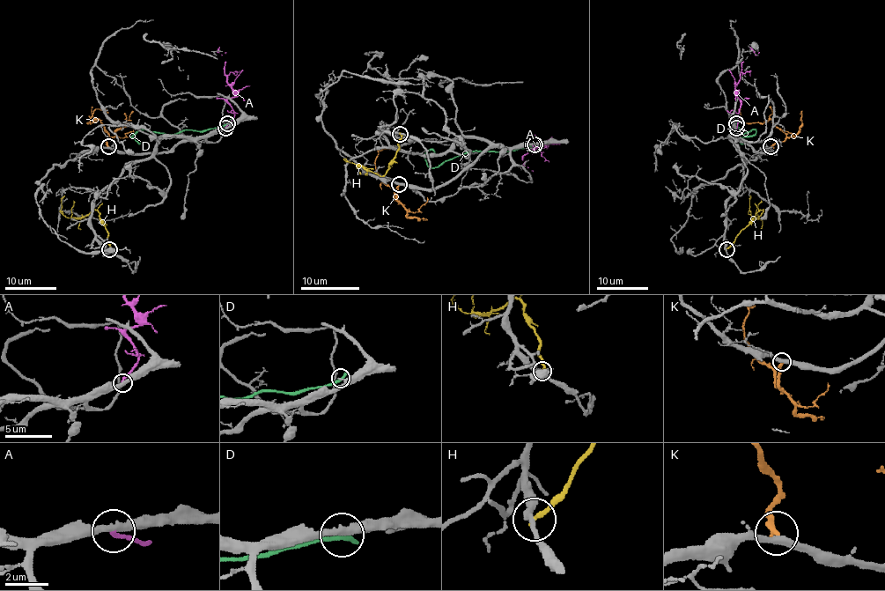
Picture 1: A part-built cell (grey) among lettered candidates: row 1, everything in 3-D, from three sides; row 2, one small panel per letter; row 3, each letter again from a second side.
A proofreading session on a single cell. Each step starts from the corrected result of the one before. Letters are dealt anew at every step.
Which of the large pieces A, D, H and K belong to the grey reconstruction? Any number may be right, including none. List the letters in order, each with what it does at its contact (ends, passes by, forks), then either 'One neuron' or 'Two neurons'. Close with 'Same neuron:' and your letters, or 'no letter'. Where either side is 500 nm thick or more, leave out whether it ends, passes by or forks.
A: It ends there. Two neurons
D: It ends there. Two neurons
H: It ends there. Two neurons
K: It ends there. One neuron
Same neuron: K

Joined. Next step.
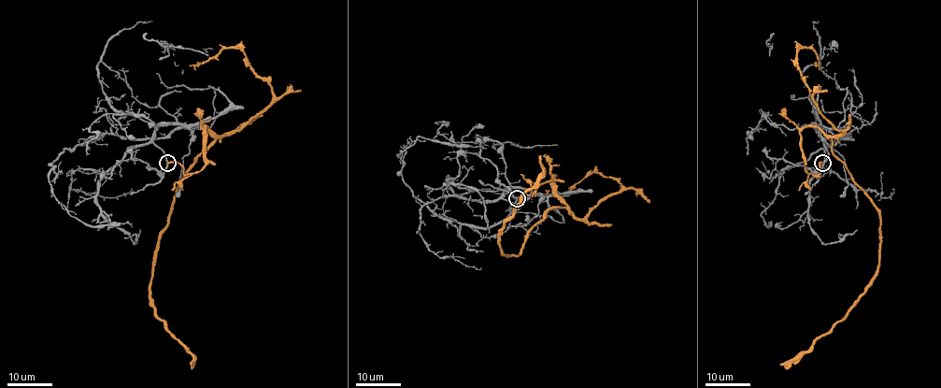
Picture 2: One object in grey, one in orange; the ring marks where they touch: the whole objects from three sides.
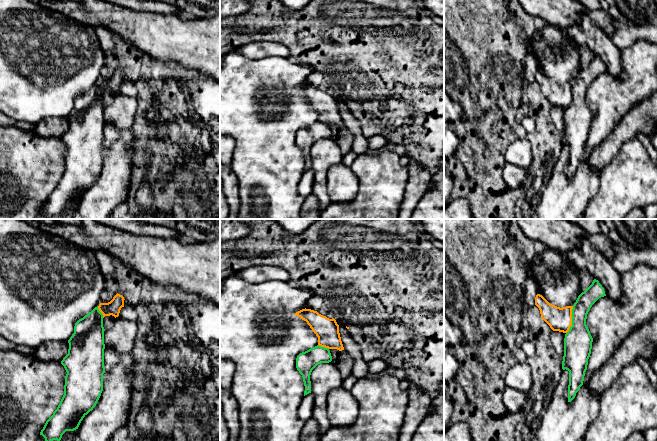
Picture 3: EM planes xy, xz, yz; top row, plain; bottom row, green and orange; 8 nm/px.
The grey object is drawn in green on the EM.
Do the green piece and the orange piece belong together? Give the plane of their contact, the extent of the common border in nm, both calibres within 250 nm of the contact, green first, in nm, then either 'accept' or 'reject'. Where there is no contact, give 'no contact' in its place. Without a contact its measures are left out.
meets green in yz; contact 240 nm long; 220 nm thick on the green side, 190 nm on the other; reject

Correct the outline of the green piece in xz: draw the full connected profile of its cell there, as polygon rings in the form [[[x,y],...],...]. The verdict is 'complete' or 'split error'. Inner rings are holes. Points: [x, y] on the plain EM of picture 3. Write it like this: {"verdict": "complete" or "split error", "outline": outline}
{"verdict": "complete", "outline": [[[319,121],[300,129],[296,134],[296,144],[303,153],[304,172],[311,169],[310,151],[312,146],[321,139],[332,137],[330,126]]]}

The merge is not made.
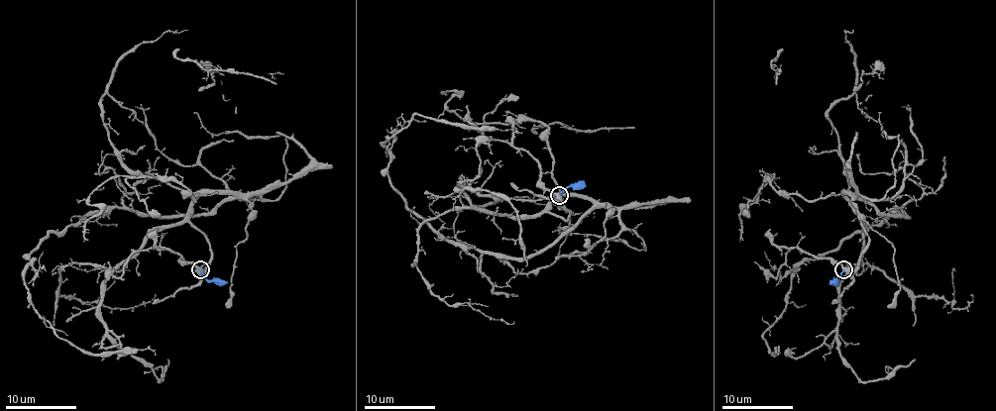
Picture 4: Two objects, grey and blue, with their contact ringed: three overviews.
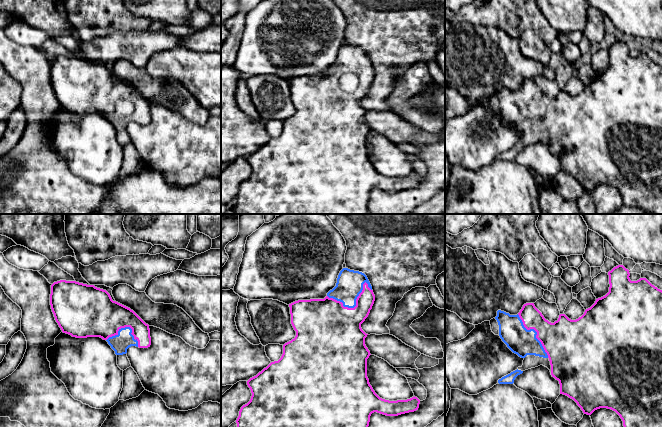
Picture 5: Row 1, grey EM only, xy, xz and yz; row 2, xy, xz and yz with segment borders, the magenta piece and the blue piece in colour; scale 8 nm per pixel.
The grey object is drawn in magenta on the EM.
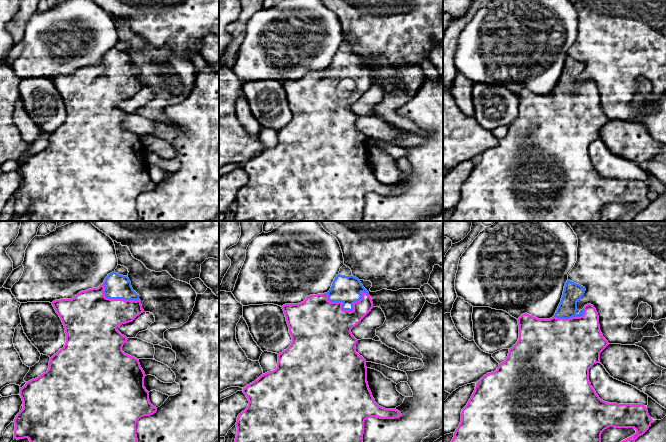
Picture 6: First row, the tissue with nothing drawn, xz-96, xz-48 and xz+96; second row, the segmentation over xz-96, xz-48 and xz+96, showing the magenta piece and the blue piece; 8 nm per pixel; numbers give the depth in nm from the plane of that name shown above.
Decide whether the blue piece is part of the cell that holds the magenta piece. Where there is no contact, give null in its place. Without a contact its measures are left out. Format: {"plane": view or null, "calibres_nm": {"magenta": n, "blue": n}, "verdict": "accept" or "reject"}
{"plane": "xz", "calibres_nm": {"magenta": 380, "blue": 220}, "verdict": "accept"}

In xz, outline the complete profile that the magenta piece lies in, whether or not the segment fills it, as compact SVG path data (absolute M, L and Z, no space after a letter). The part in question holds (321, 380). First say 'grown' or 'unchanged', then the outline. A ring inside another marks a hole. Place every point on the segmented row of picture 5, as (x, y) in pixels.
grown; M343 268L338 275L336 286L327 293L327 296L324 299L298 300L289 304L291 324L296 331L296 336L294 339L283 345L283 354L278 361L271 362L256 376L247 381L252 396L250 401L243 405L239 411L239 416L236 420L237 427L368 427L370 416L374 412L386 416L398 416L418 410L420 400L417 397L414 396L407 400L397 401L385 400L375 393L369 383L367 377L367 359L371 354L365 345L365 338L368 334L362 330L361 324L368 317L374 301L375 295L367 276L359 271Z

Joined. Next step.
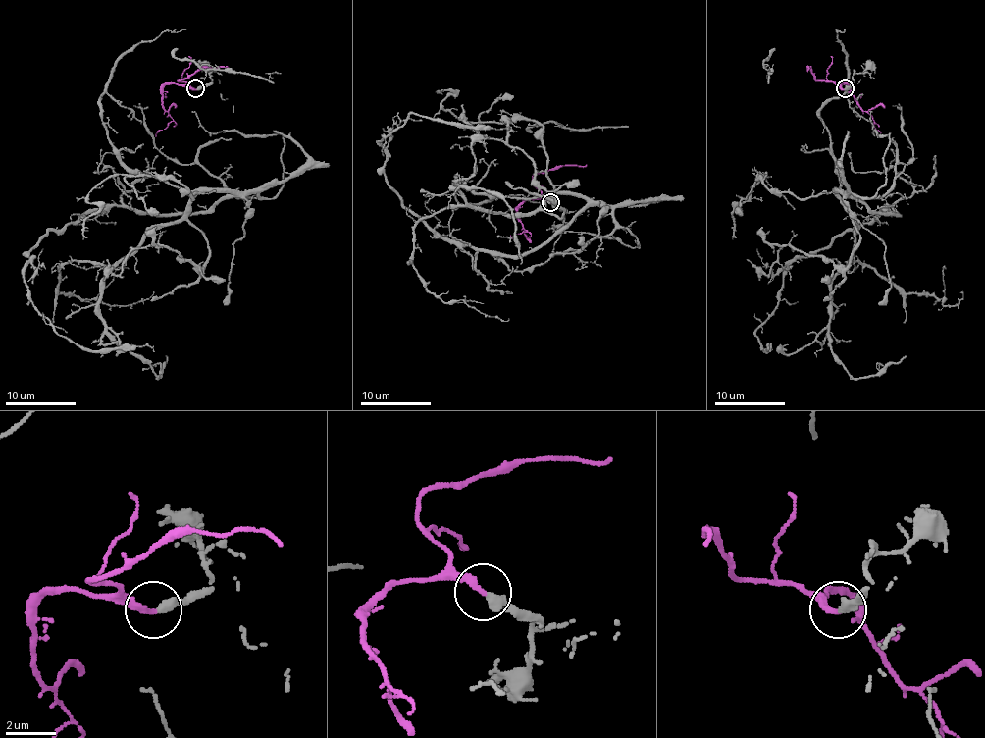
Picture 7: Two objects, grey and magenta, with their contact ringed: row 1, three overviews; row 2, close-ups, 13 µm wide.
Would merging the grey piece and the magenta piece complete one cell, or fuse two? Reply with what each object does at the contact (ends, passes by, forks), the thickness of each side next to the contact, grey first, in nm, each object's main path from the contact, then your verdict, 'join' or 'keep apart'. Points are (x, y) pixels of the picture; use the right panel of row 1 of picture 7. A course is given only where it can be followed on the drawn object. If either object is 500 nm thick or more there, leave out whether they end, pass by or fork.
grey ends | magenta ends | 380/260 nm | grey via (845, 89), (889, 133), (886, 183), (847, 193), (898, 213), (787, 266), (754, 334), (769, 351) | magenta via (845, 89), (842, 84), (851, 87), (854, 100), (873, 120), (873, 127), (880, 133), (877, 137) | join

